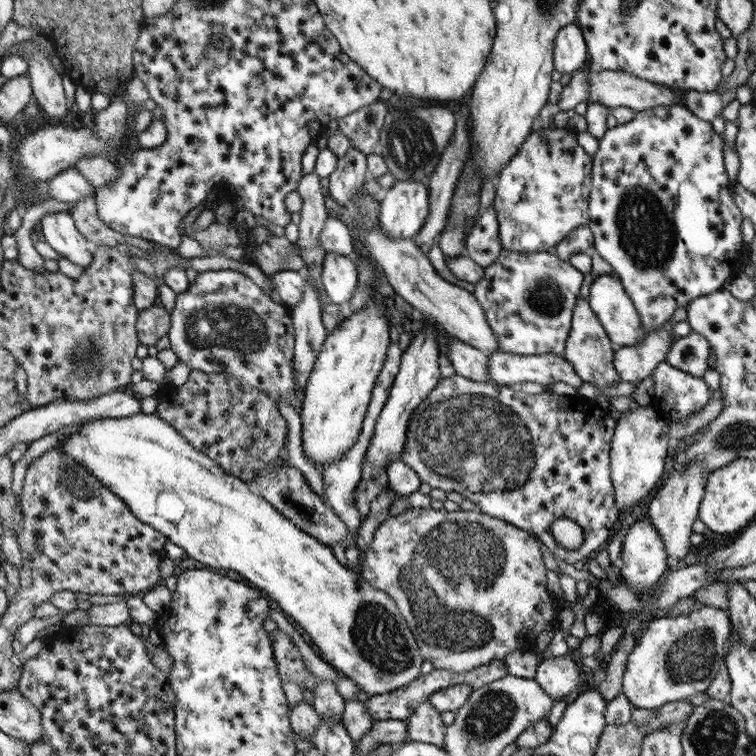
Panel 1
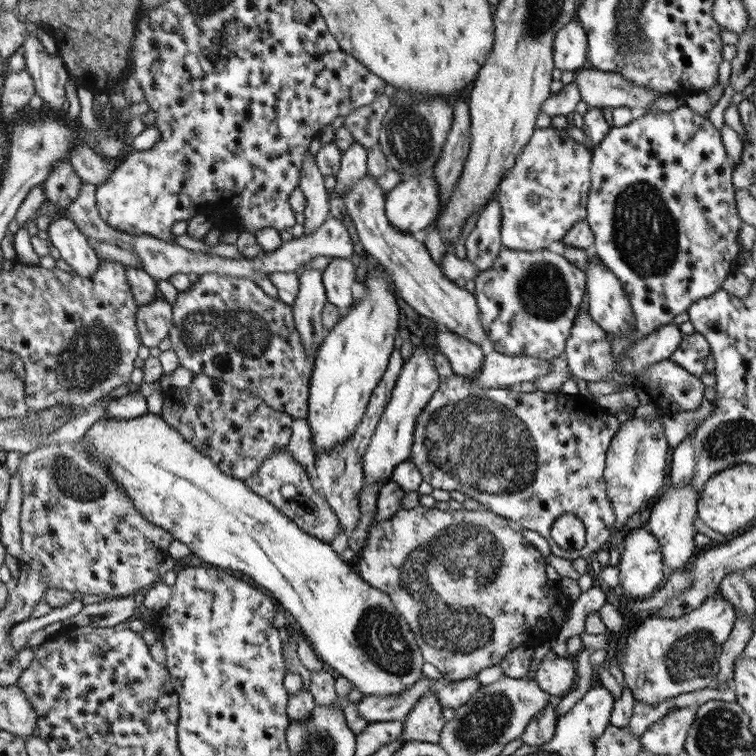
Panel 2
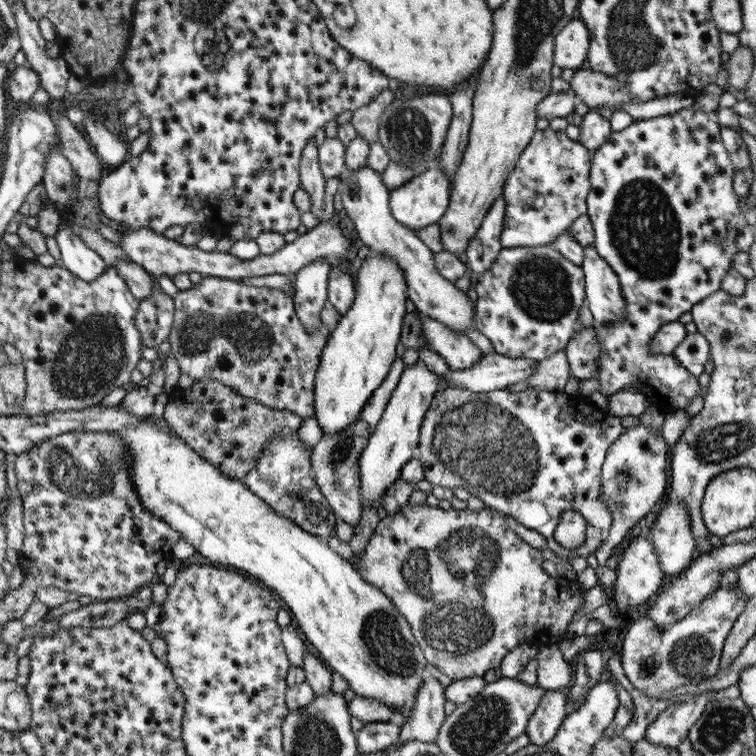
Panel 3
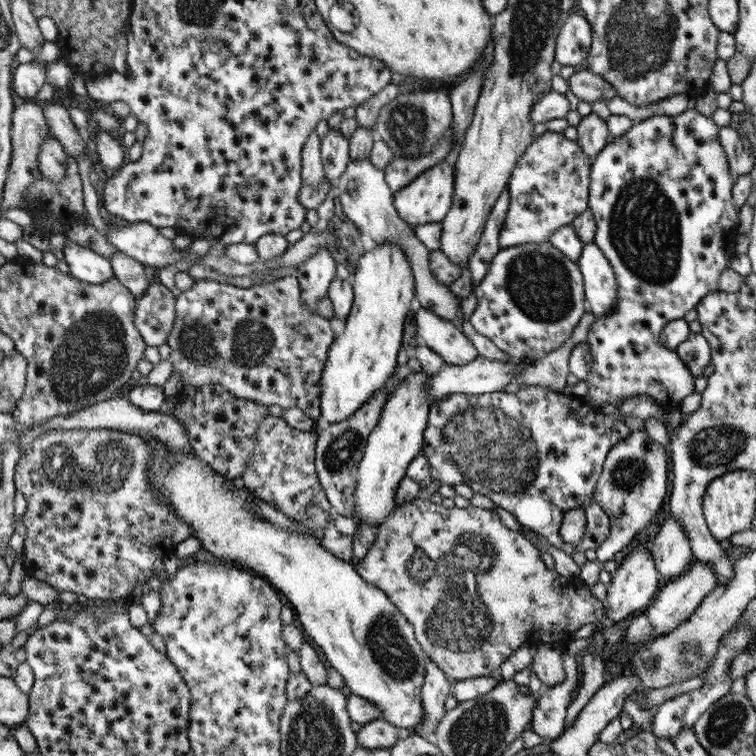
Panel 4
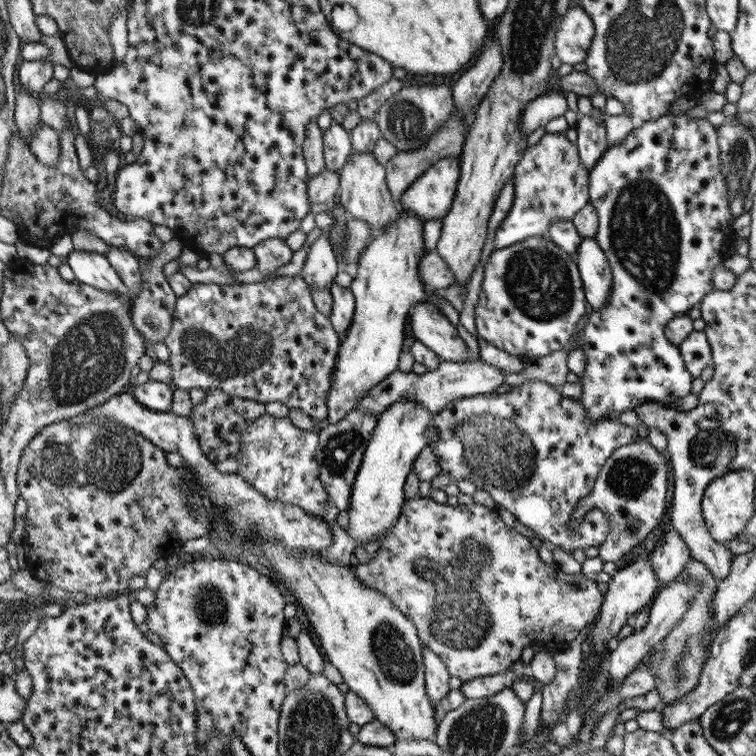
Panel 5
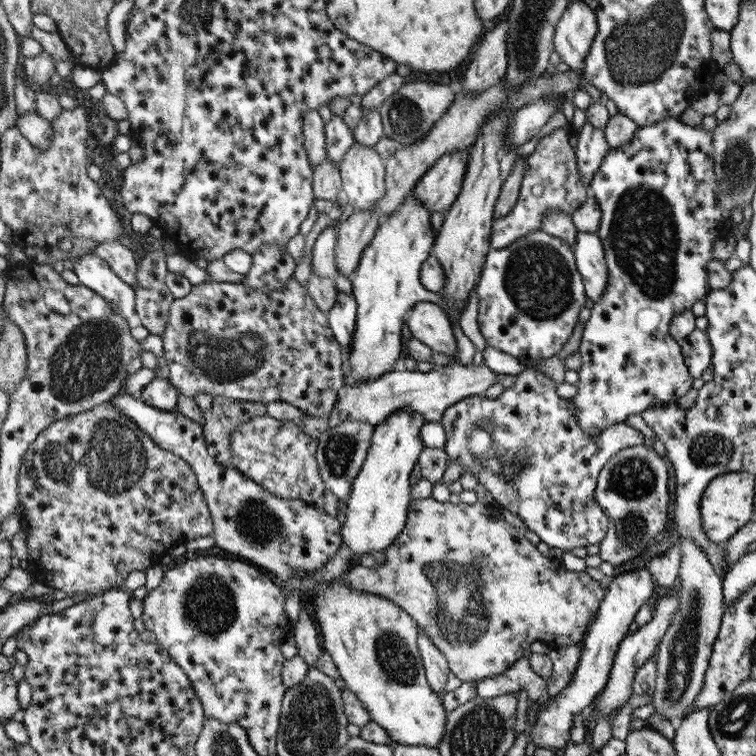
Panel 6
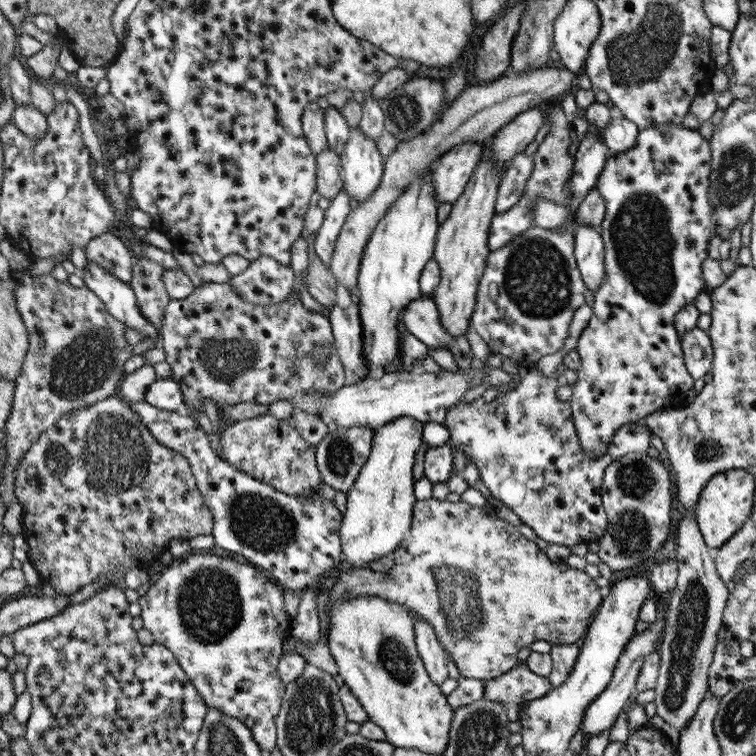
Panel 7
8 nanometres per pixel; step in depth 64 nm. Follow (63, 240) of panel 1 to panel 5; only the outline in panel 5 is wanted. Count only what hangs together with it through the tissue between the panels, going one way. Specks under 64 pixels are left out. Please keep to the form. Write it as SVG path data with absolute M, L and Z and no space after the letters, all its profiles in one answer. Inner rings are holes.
M73 249L67 256L67 262L80 282L100 290L120 293L130 303L133 302L136 294L122 282L105 254Z

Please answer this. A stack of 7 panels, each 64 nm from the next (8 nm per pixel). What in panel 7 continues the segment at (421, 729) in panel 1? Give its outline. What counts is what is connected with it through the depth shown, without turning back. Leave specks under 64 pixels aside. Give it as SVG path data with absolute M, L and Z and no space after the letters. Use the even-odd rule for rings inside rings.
M413 614L413 620L417 651L432 682L440 687L449 677L447 652L438 642L436 633L429 622L422 620L417 614Z

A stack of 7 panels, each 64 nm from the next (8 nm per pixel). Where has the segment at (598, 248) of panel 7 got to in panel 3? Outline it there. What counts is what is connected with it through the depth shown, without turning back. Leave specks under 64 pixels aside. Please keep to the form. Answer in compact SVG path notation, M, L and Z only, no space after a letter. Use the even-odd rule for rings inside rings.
M593 245L585 247L581 264L585 274L585 298L595 324L616 324L625 317L625 298L619 278Z

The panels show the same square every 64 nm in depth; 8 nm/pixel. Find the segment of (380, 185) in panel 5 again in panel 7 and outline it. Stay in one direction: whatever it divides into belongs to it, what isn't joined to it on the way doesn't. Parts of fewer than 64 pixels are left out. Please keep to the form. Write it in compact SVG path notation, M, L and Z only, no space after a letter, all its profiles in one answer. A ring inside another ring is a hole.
M359 126L350 130L349 141L340 153L343 190L349 194L353 206L357 206L378 188L386 158L380 155L376 141L368 138Z

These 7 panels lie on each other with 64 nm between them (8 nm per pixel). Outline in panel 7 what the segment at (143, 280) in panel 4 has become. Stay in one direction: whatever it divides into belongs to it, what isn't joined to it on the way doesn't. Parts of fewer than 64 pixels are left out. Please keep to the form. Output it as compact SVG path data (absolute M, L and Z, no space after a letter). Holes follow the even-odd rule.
M107 232L98 238L94 238L84 247L88 261L98 263L102 268L109 270L122 282L129 283L132 276L132 252L122 244L120 236L112 236Z

